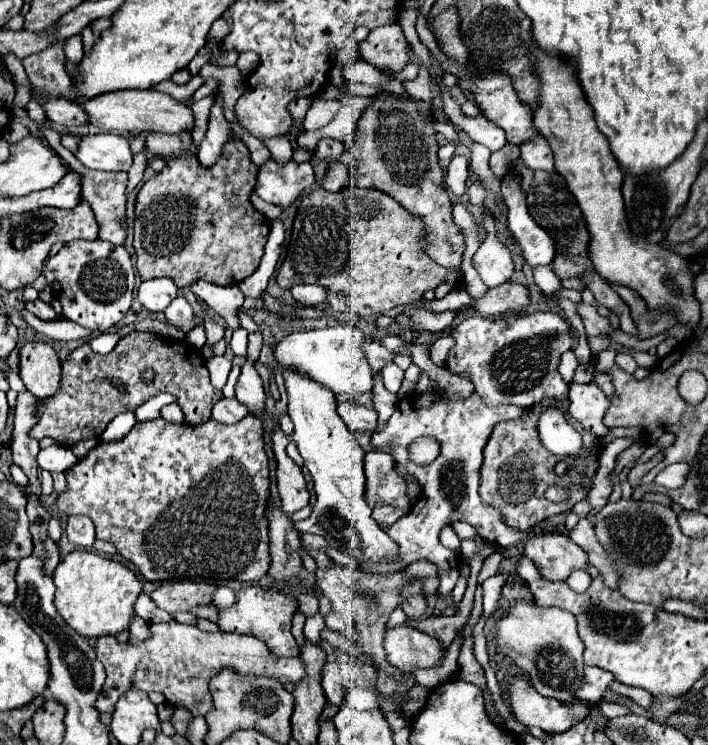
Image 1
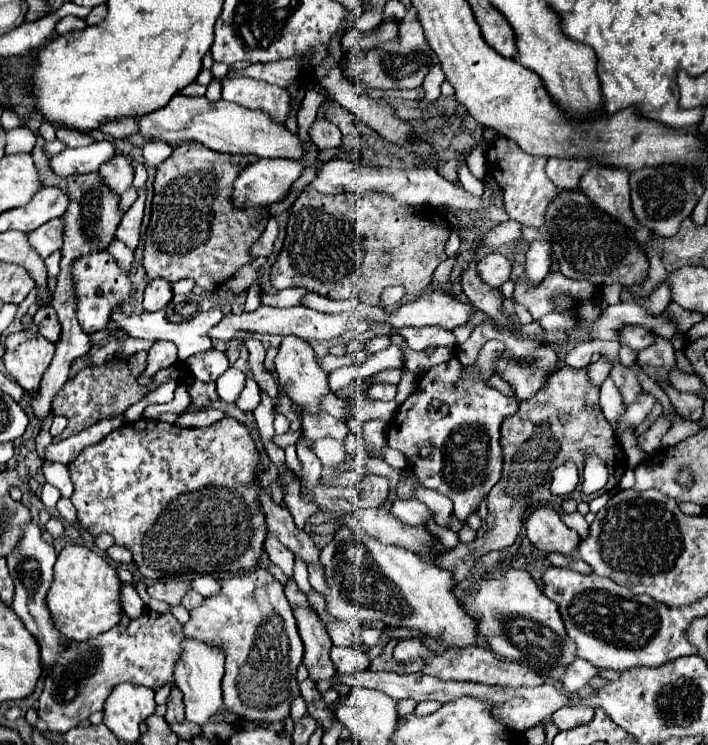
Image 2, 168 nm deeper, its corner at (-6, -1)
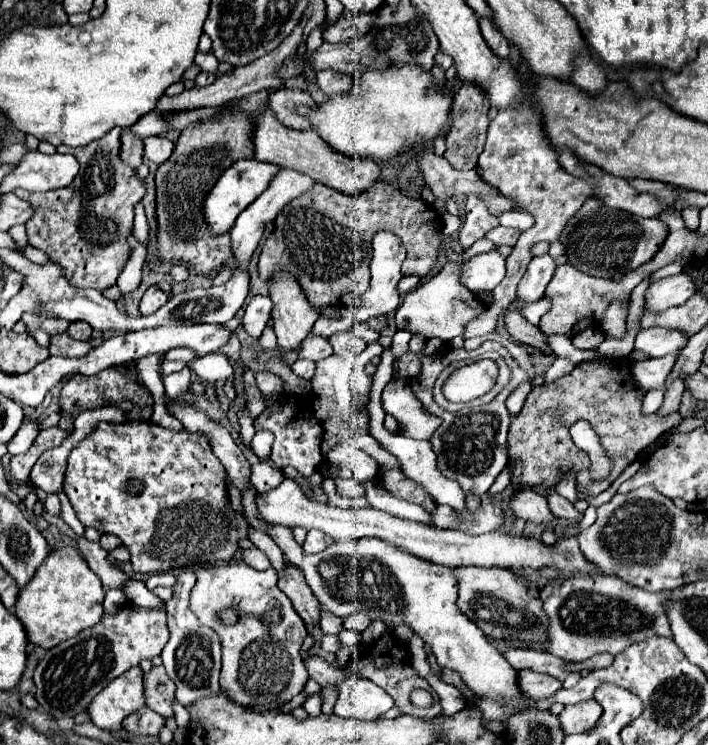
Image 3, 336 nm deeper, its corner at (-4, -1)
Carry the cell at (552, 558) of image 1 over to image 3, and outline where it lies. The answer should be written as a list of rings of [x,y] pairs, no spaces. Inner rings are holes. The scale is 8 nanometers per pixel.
[[[521,490],[517,496],[513,496],[511,510],[515,512],[517,518],[539,524],[539,526],[547,526],[555,518],[549,510],[547,500],[533,490]]]

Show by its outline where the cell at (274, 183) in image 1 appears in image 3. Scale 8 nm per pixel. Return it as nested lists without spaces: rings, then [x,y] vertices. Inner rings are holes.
[[[255,158],[251,160],[237,160],[233,166],[229,166],[223,176],[219,178],[219,182],[213,186],[213,190],[209,192],[207,200],[205,200],[205,220],[211,226],[213,234],[223,234],[227,230],[231,230],[235,218],[251,204],[255,202],[263,190],[269,188],[269,182],[275,178],[275,174],[279,172],[279,166],[267,164],[267,162],[259,162]]]

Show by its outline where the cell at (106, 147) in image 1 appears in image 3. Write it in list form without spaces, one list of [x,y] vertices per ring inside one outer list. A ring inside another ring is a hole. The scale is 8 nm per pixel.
[[[29,152],[23,156],[23,160],[17,164],[17,168],[3,180],[1,192],[13,192],[15,188],[25,188],[29,192],[45,192],[69,186],[73,178],[77,176],[79,162],[73,158],[73,154],[41,154],[41,152]]]

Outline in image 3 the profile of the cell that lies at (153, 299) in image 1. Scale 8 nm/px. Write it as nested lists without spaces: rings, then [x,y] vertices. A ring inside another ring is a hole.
[[[149,286],[141,298],[141,304],[139,304],[139,310],[141,314],[153,314],[157,312],[165,302],[169,300],[169,294],[165,294],[163,290],[159,290],[157,286]]]

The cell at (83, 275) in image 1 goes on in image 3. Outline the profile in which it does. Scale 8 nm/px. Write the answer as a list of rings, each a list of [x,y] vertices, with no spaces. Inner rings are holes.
[[[71,322],[71,326],[69,326],[67,332],[69,332],[75,340],[89,340],[93,328],[91,328],[91,326],[85,326],[85,322]]]

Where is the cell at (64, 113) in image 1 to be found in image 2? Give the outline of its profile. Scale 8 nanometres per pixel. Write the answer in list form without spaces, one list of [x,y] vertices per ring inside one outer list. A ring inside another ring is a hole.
[[[129,118],[129,120],[117,120],[117,122],[111,122],[111,124],[103,124],[101,132],[107,138],[129,138],[129,136],[139,132],[139,126],[133,118]]]

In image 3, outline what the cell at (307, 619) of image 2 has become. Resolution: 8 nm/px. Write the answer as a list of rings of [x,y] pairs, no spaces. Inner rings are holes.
[[[285,568],[283,576],[279,578],[279,588],[289,596],[295,612],[303,618],[307,630],[311,632],[315,624],[319,624],[321,620],[321,606],[317,602],[317,598],[313,596],[313,592],[309,590],[303,574],[299,568]]]

